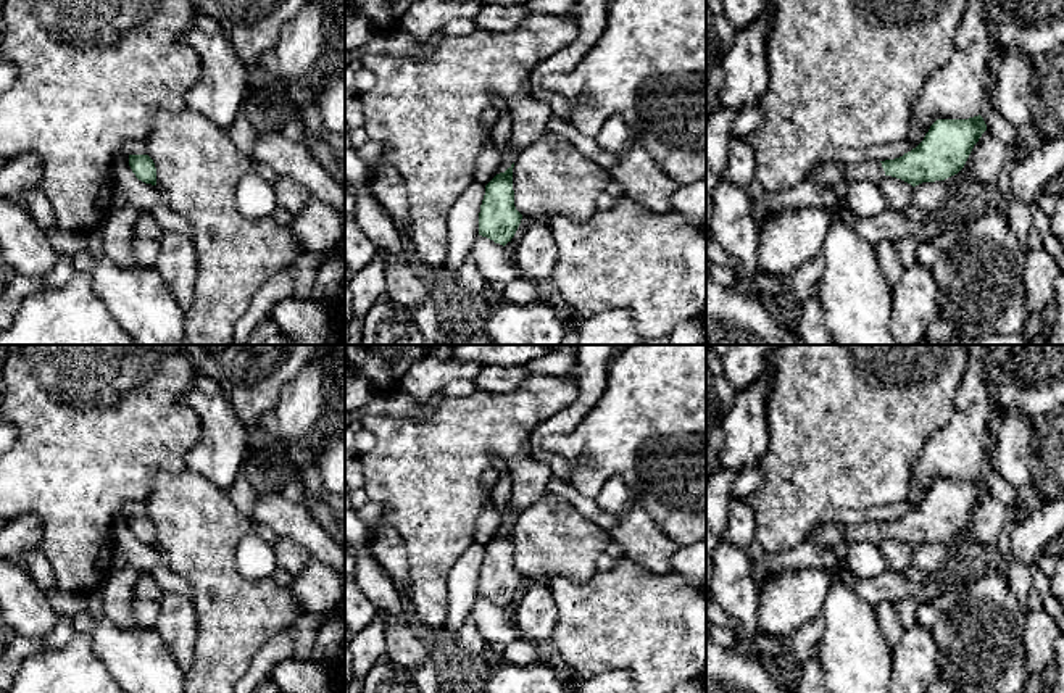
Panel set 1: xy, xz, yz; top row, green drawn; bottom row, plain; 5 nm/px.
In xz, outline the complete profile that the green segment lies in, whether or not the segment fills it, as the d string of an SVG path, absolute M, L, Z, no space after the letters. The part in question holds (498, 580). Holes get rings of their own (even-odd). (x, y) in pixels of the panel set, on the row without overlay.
M514 524L485 546L479 574L479 596L503 608L511 603L522 580L514 567L513 529Z

